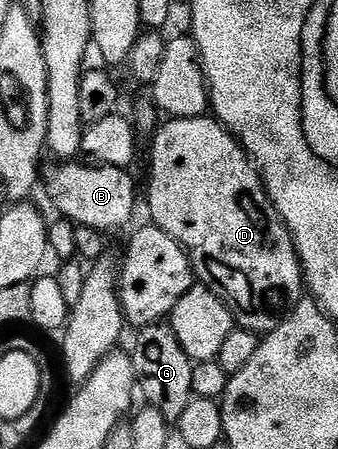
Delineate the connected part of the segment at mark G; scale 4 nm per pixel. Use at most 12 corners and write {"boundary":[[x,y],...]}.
{"boundary":[[169,325],[131,350],[150,407],[176,422],[193,399],[194,363]]}

